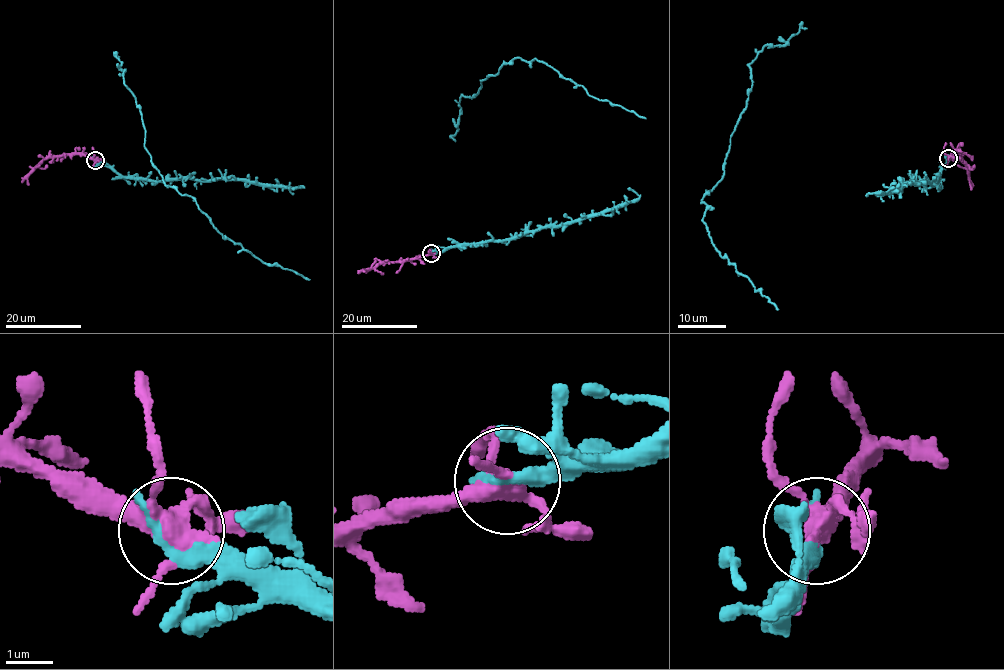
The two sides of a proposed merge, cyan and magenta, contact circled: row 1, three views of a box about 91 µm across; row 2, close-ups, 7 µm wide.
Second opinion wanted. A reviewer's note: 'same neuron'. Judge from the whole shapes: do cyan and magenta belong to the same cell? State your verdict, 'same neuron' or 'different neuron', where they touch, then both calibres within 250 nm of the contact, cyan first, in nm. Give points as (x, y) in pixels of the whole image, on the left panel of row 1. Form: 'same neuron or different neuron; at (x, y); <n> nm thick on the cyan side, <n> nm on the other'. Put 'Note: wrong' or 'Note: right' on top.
Note: right
same neuron; at (95, 160); 340 nm thick on the cyan side, 360 nm on the other

